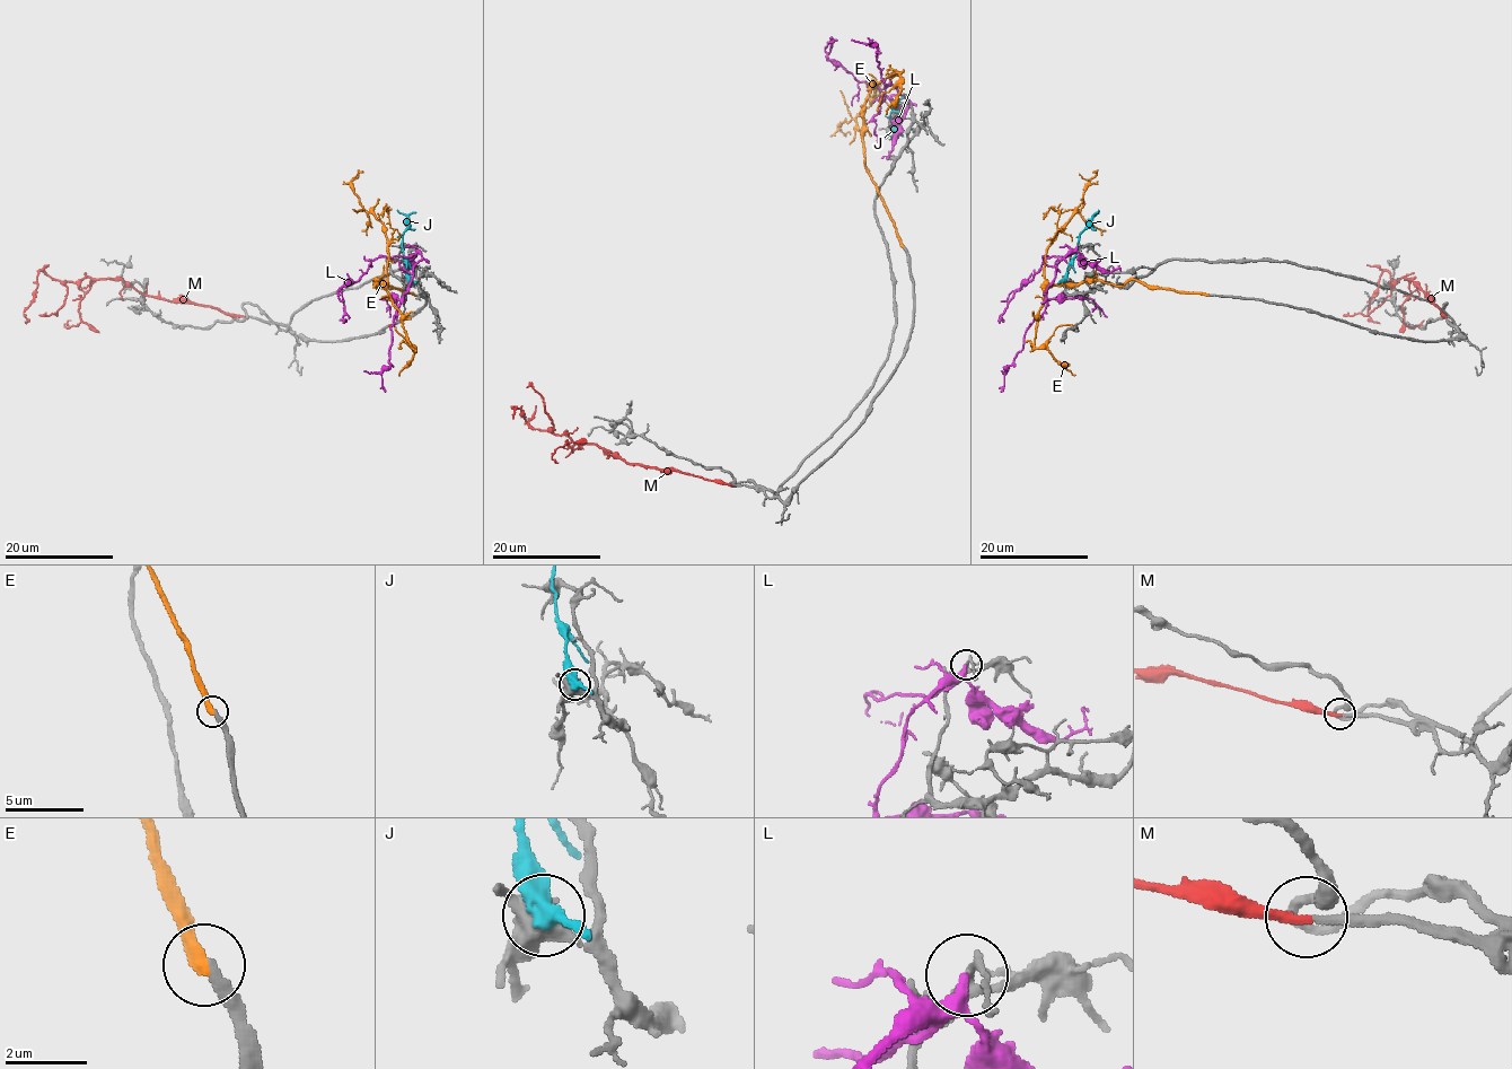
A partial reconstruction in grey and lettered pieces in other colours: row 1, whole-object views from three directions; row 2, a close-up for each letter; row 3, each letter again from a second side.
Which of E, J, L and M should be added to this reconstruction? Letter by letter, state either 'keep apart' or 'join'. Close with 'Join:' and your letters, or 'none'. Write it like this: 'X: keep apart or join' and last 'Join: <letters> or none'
E: join
J: keep apart
L: keep apart
M: join
Join: E, M

